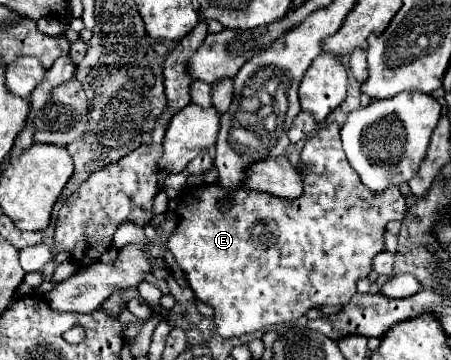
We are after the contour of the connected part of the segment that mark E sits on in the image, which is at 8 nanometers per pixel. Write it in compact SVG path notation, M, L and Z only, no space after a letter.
M328 124L310 136L302 148L300 160L306 164L302 172L304 194L296 200L240 188L232 194L232 208L218 212L216 200L224 194L214 184L202 184L192 190L184 188L178 196L186 204L178 214L180 226L168 242L168 250L184 270L194 296L214 308L216 330L222 338L258 330L264 332L276 324L302 318L310 308L342 306L350 302L356 292L356 282L368 276L374 254L384 250L382 236L386 224L390 220L402 220L406 212L406 200L398 188L388 188L382 194L372 194L364 188L342 152L338 124Z

